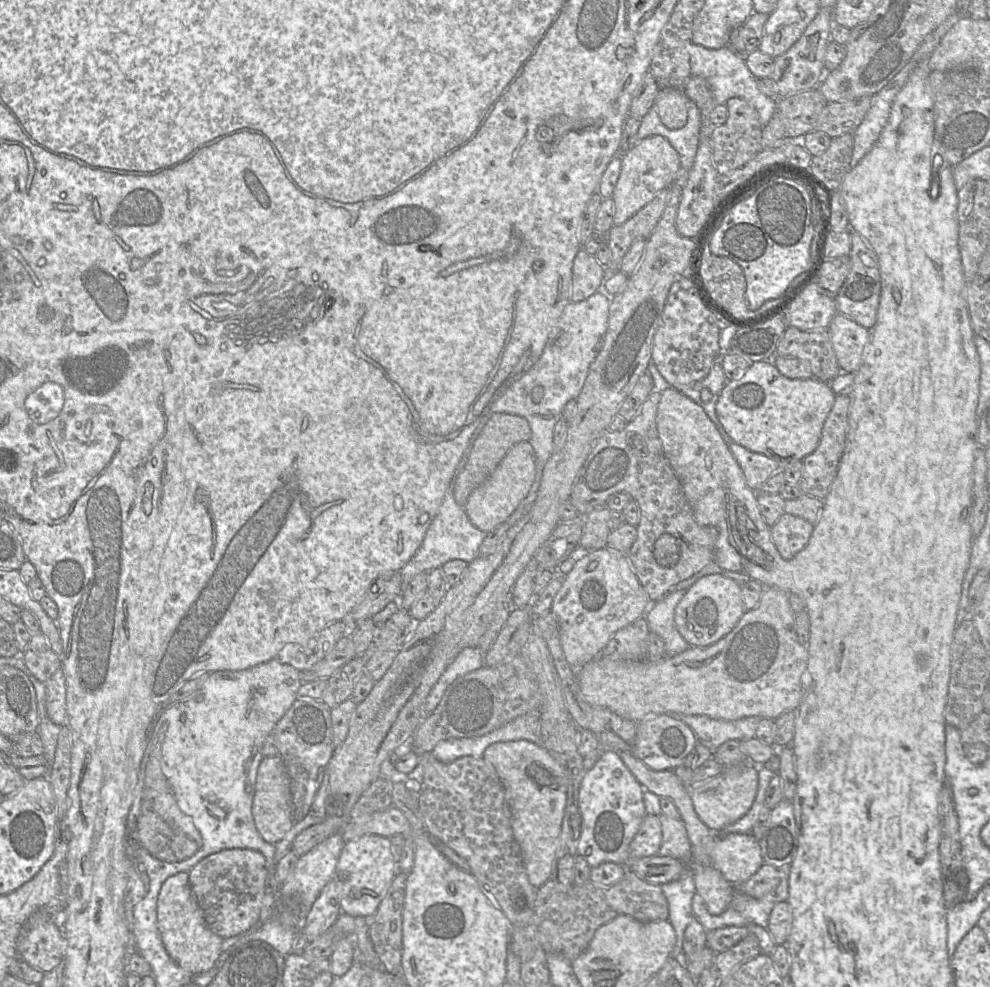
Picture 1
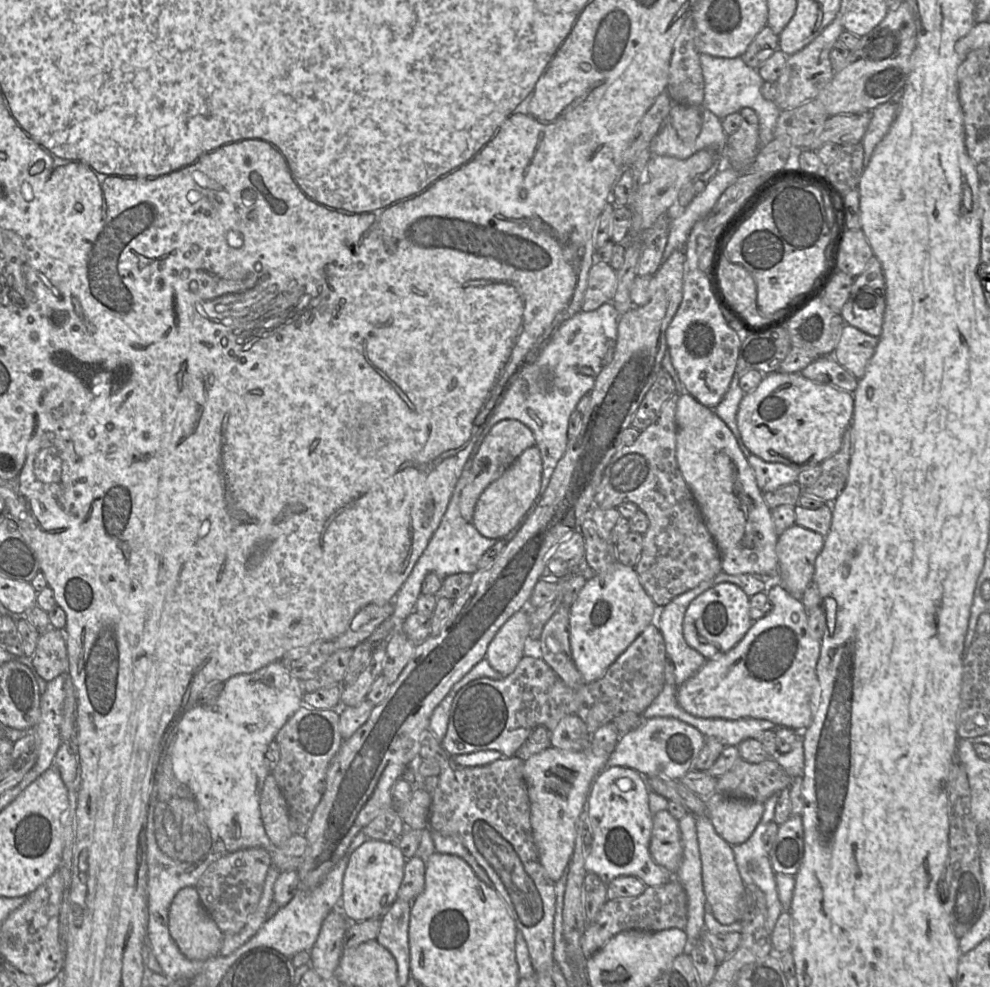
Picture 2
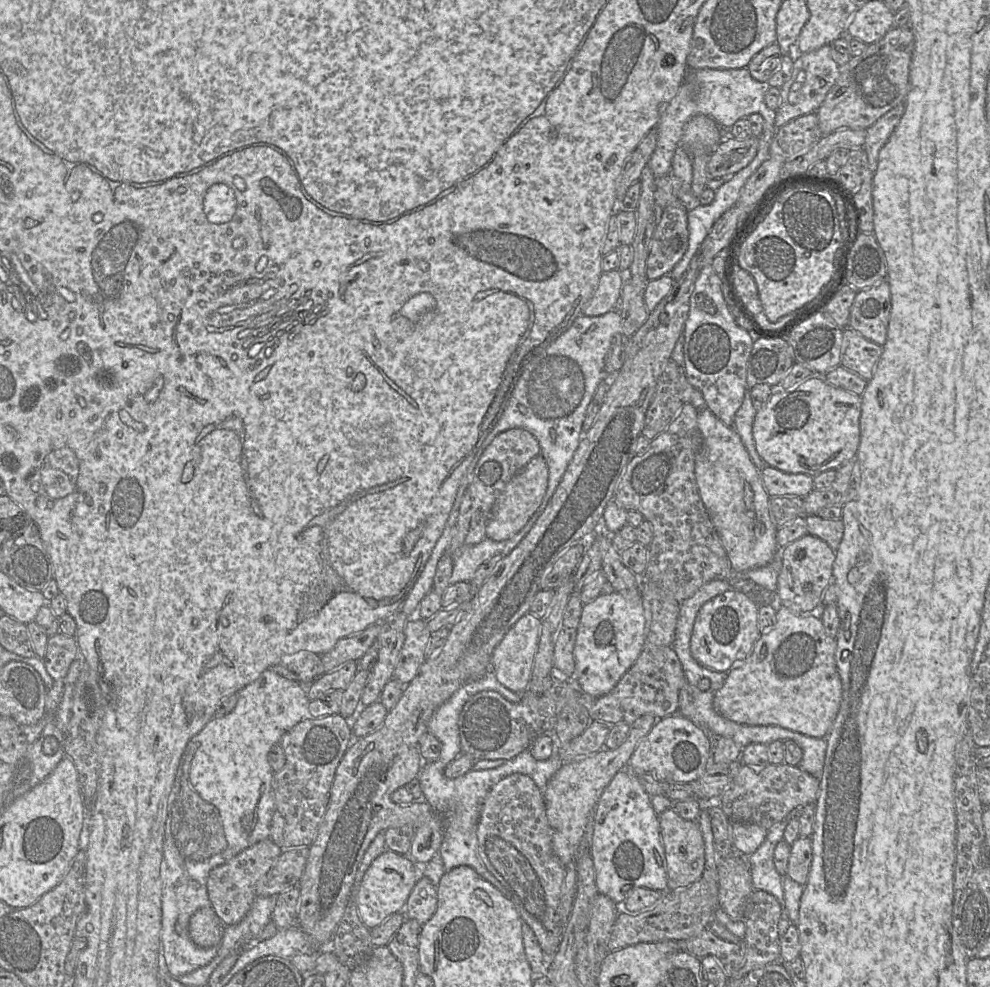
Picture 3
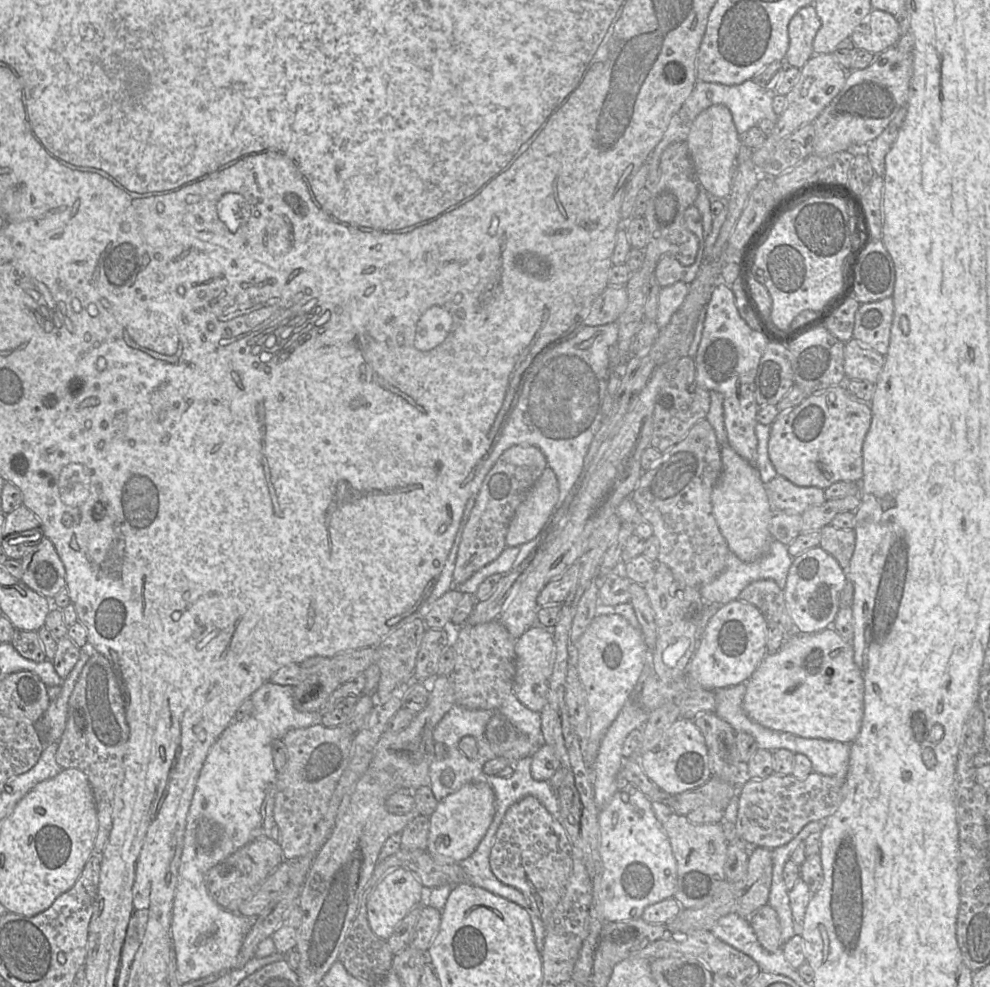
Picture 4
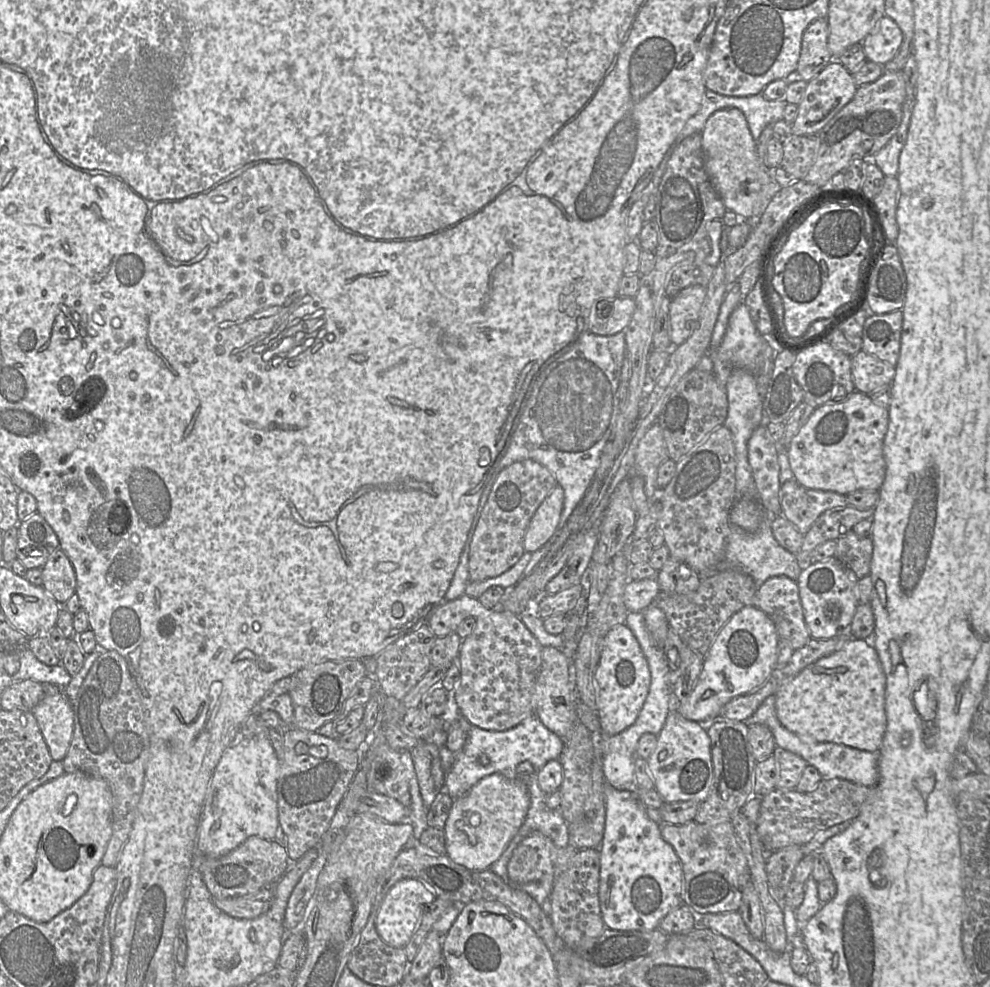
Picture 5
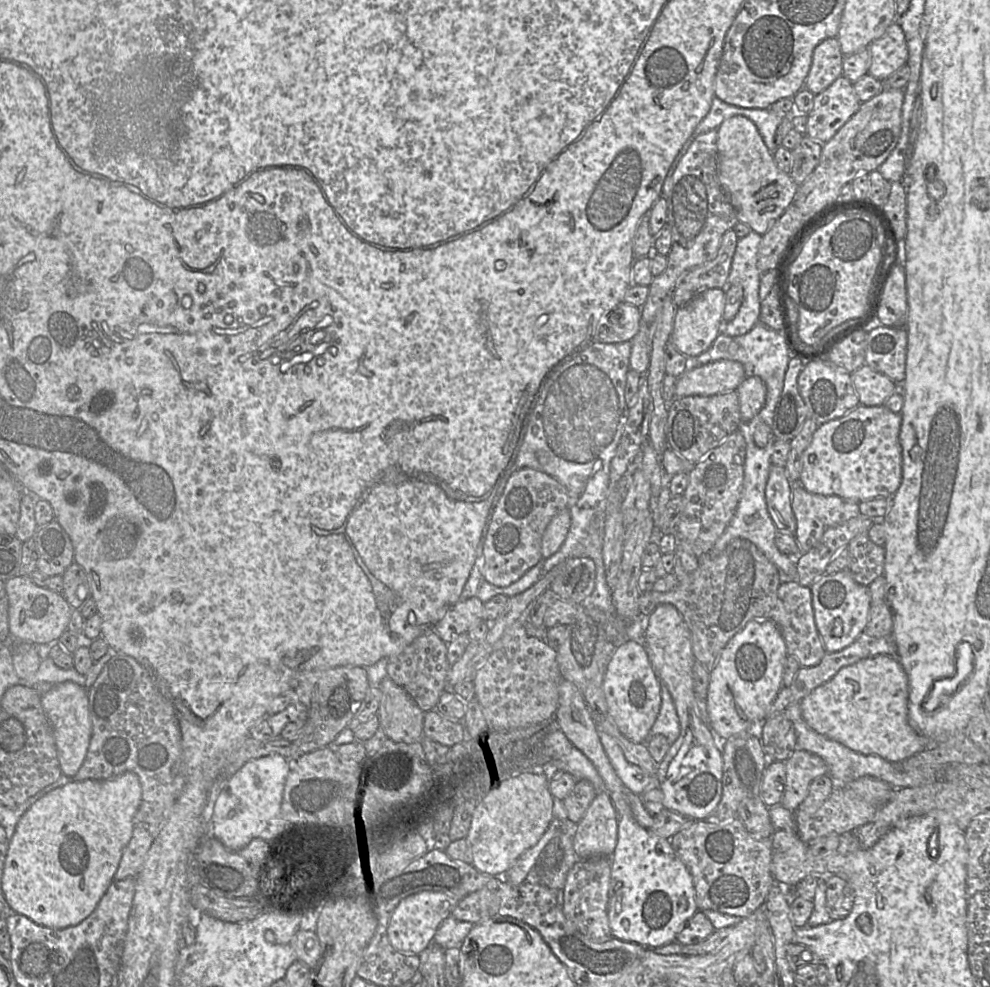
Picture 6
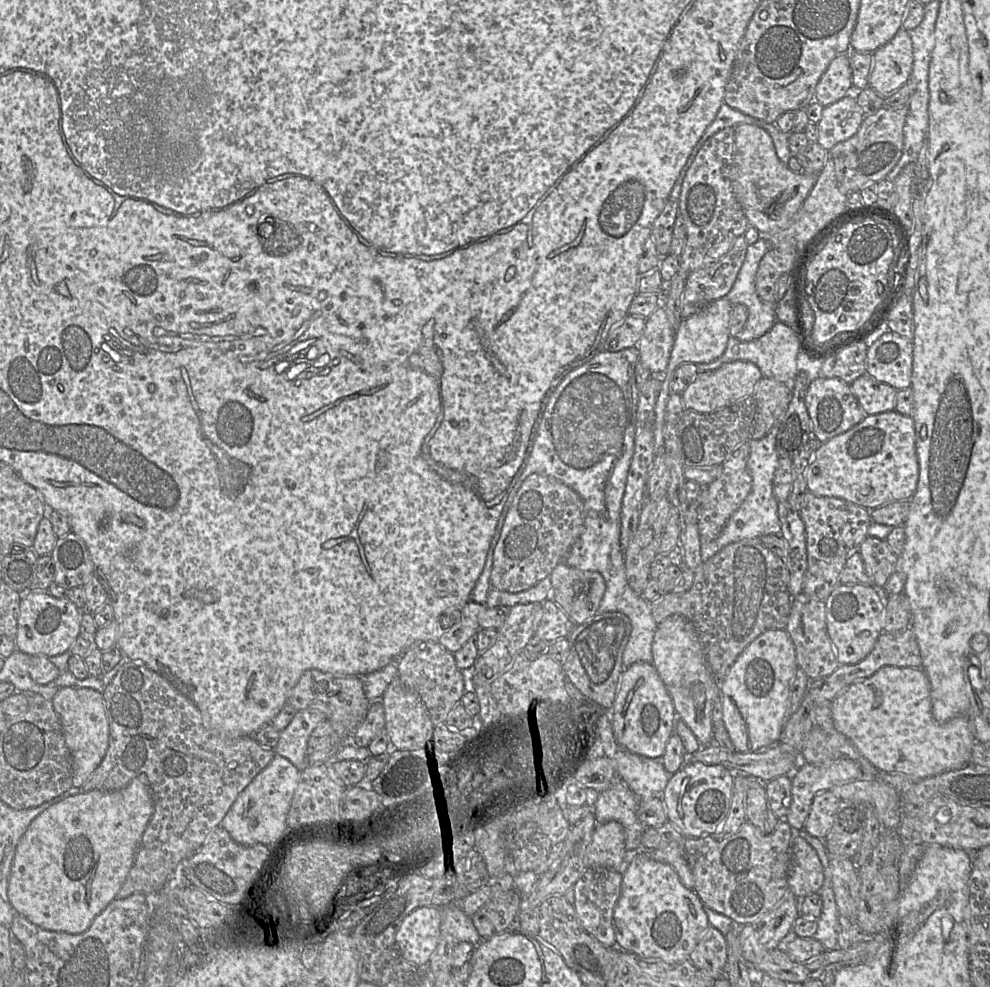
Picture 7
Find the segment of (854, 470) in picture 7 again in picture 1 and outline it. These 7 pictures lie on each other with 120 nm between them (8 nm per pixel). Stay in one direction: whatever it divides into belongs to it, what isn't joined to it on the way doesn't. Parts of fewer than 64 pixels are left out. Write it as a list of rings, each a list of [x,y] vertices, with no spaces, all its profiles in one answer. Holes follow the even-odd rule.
[[[773,362],[751,364],[739,380],[727,381],[716,404],[716,413],[726,433],[746,449],[764,454],[779,464],[788,464],[813,453],[819,445],[824,423],[836,399],[828,382],[818,379],[790,379],[782,375]]]

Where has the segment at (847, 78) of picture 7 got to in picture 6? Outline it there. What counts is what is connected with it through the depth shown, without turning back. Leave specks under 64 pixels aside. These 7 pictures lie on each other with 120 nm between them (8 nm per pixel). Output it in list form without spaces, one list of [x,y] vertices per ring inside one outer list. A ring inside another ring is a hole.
[[[828,38],[816,46],[804,87],[813,95],[827,89],[843,75],[844,55],[837,38]]]

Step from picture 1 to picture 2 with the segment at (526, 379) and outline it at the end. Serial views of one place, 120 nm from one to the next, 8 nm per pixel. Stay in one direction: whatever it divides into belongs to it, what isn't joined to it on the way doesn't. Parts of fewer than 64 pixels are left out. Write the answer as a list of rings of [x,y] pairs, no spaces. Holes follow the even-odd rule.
[[[606,302],[596,310],[590,312],[579,311],[572,318],[560,325],[538,355],[533,360],[527,362],[511,380],[497,405],[486,419],[486,423],[480,432],[480,439],[485,433],[489,432],[492,426],[502,420],[515,419],[525,424],[533,432],[536,441],[535,446],[540,451],[543,464],[539,494],[520,523],[503,538],[505,544],[517,534],[526,519],[535,510],[548,486],[558,461],[564,455],[568,445],[567,431],[569,417],[576,410],[576,406],[581,398],[590,393],[597,376],[611,361],[617,342],[618,319],[619,313],[616,307],[612,302]]]

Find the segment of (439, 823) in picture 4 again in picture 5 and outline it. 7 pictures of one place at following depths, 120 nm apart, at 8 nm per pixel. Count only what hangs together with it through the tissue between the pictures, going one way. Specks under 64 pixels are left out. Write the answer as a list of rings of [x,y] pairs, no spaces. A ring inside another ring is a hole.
[[[492,774],[481,779],[463,797],[455,799],[448,814],[443,832],[446,855],[469,870],[484,871],[496,862],[508,845],[519,835],[530,806],[526,785],[520,779],[508,779],[501,774]]]

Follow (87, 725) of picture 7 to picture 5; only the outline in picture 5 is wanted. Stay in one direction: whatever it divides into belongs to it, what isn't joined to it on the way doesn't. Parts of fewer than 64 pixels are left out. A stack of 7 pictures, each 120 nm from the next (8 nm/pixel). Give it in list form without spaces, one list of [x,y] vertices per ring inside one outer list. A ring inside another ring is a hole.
[[[63,691],[45,695],[33,709],[41,733],[53,760],[63,761],[74,730],[74,712]]]

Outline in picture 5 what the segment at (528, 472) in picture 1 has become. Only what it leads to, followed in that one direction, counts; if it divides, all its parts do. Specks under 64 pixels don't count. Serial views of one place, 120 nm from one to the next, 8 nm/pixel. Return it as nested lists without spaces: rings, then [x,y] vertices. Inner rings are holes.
[[[558,484],[538,507],[524,537],[524,548],[535,552],[549,542],[558,530],[564,507],[564,491]]]

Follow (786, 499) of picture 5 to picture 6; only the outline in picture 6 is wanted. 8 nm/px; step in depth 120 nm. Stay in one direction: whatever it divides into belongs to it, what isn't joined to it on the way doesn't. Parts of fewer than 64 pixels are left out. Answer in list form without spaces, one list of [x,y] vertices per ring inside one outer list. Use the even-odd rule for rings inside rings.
[[[801,485],[791,490],[791,506],[797,522],[794,536],[801,553],[817,546],[827,529],[861,514],[858,503],[839,496],[813,494]]]

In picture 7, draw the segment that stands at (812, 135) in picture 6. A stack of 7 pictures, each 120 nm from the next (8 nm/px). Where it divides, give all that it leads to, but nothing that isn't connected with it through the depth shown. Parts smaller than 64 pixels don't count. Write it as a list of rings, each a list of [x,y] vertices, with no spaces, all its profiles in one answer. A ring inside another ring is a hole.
[[[855,92],[823,107],[817,127],[817,144],[826,151],[851,138],[858,131],[864,115],[855,100]]]

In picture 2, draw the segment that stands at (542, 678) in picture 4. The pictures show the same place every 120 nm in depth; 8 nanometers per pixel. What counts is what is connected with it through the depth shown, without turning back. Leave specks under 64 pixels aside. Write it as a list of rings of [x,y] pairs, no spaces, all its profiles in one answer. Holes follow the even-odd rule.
[[[520,610],[500,628],[488,645],[486,659],[502,676],[511,674],[524,656],[529,637],[529,612]]]

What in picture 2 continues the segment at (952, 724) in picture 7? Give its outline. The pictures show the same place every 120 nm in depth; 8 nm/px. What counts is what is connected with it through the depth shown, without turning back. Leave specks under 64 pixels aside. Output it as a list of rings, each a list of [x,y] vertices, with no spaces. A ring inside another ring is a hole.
[[[770,582],[767,595],[770,611],[753,621],[744,637],[731,650],[707,659],[698,672],[677,686],[677,702],[686,712],[701,718],[765,719],[798,732],[811,724],[821,695],[816,672],[821,641],[809,633],[808,610],[802,601],[790,594],[781,583]]]

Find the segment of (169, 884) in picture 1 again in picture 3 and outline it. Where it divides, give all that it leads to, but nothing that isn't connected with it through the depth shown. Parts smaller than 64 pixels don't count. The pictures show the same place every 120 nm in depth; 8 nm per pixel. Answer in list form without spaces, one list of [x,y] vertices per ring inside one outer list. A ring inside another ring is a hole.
[[[212,907],[200,908],[190,918],[189,937],[199,947],[218,946],[223,931],[224,924]]]

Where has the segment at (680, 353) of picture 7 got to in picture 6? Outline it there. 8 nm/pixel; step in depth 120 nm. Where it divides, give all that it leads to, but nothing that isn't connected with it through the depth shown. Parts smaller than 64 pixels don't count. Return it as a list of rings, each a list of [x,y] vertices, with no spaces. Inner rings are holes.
[[[721,288],[707,289],[693,300],[677,309],[672,332],[672,343],[686,357],[697,357],[708,350],[724,324],[723,314],[726,303],[725,290]]]

